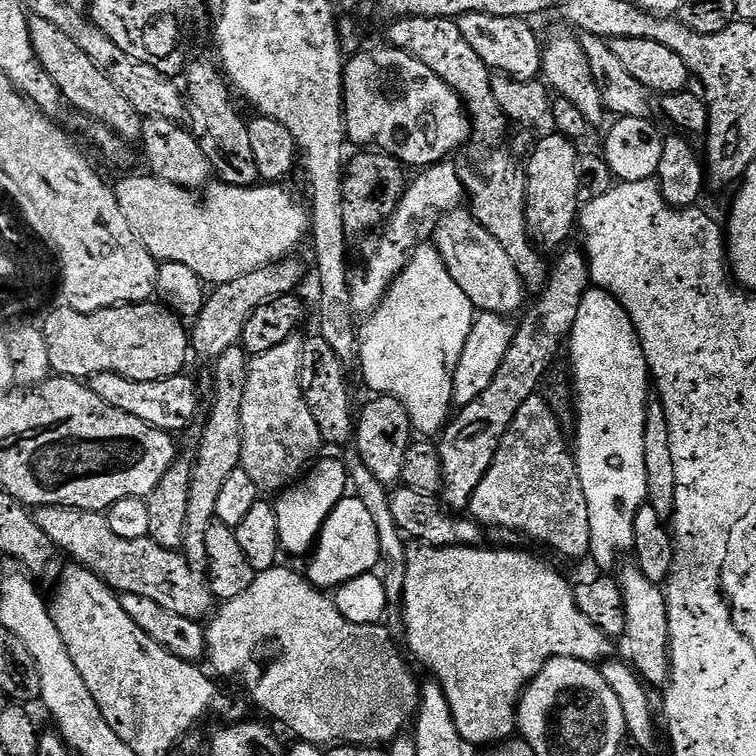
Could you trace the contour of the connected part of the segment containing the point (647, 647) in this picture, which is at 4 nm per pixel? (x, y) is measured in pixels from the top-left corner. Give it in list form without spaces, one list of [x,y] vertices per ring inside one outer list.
[[[628,562],[624,569],[619,569],[618,583],[620,593],[624,599],[624,617],[626,626],[622,643],[628,649],[622,653],[623,659],[636,670],[637,676],[645,685],[667,685],[670,679],[670,665],[668,662],[668,617],[670,609],[666,603],[665,593],[661,585],[650,582],[646,574],[634,562]]]

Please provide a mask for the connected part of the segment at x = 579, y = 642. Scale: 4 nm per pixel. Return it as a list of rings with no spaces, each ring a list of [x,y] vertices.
[[[417,543],[409,547],[406,554],[406,586],[404,587],[404,603],[402,605],[402,629],[404,628],[403,643],[408,643],[407,651],[416,655],[417,665],[425,664],[433,672],[435,683],[446,694],[446,702],[450,702],[450,714],[454,714],[454,726],[458,726],[458,734],[464,742],[477,746],[491,746],[499,744],[501,740],[507,740],[517,731],[516,705],[520,702],[520,695],[531,680],[554,658],[574,658],[587,664],[604,662],[613,655],[613,637],[607,636],[602,630],[598,630],[582,610],[578,610],[578,602],[573,585],[568,585],[564,576],[559,576],[548,564],[543,564],[536,556],[528,552],[511,552],[508,548],[484,548],[475,547],[450,547],[432,548],[428,544]]]

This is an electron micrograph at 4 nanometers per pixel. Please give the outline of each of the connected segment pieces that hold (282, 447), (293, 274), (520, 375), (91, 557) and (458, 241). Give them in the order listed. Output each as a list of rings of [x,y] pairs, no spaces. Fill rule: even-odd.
[[[294,335],[286,342],[274,346],[274,350],[266,350],[266,354],[251,357],[248,362],[246,394],[242,394],[240,467],[246,470],[246,475],[254,481],[254,486],[261,494],[279,494],[293,482],[299,481],[305,469],[317,459],[316,451],[322,448],[318,422],[314,422],[314,414],[310,414],[310,406],[302,394],[300,385],[303,345],[304,340],[299,335]]]
[[[295,258],[285,259],[259,268],[250,274],[242,274],[242,278],[234,278],[234,282],[213,287],[207,293],[201,312],[194,319],[190,328],[190,348],[202,359],[215,362],[226,350],[237,347],[242,338],[242,330],[246,326],[246,318],[258,310],[273,296],[286,296],[297,291],[296,287],[304,280],[304,268]]]
[[[561,251],[555,257],[556,264],[554,260],[547,282],[539,289],[537,296],[540,297],[533,304],[531,301],[519,317],[520,324],[518,320],[512,334],[510,350],[506,350],[506,358],[502,358],[502,366],[498,366],[494,382],[490,382],[490,386],[486,386],[486,390],[482,390],[482,394],[478,394],[474,402],[463,405],[449,419],[438,437],[444,479],[442,503],[453,513],[460,514],[467,509],[474,490],[478,490],[478,482],[482,482],[486,470],[490,470],[494,462],[494,454],[498,454],[498,446],[510,422],[514,422],[514,414],[522,410],[522,402],[526,402],[526,398],[537,395],[539,388],[536,387],[551,370],[552,359],[562,352],[566,341],[572,335],[574,318],[578,318],[578,306],[582,306],[582,298],[588,293],[590,277],[588,258],[583,251],[568,251]]]
[[[46,506],[35,509],[34,515],[37,526],[44,531],[46,538],[50,538],[55,548],[61,553],[69,552],[75,563],[102,577],[117,593],[129,592],[138,594],[142,598],[150,598],[150,602],[158,602],[158,606],[166,606],[166,610],[171,610],[173,614],[182,614],[182,618],[191,620],[203,621],[213,611],[214,597],[205,573],[199,567],[193,566],[179,551],[158,546],[153,540],[147,538],[143,540],[118,538],[118,534],[114,534],[114,530],[108,525],[107,515],[102,512]]]
[[[458,207],[441,216],[435,228],[434,247],[438,250],[450,278],[458,282],[462,294],[470,298],[477,313],[489,312],[511,317],[512,312],[519,313],[525,307],[526,289],[520,275],[514,270],[514,264],[510,262],[506,250],[502,250],[498,238],[494,238],[490,230],[478,223],[472,217],[471,211]]]

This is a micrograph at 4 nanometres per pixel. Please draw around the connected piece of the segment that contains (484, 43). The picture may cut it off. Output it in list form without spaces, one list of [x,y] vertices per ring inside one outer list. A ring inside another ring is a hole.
[[[471,12],[456,20],[462,38],[470,42],[474,54],[486,62],[486,66],[496,74],[503,74],[515,80],[535,80],[544,67],[542,40],[536,37],[527,19],[519,16],[491,16],[481,12]]]

